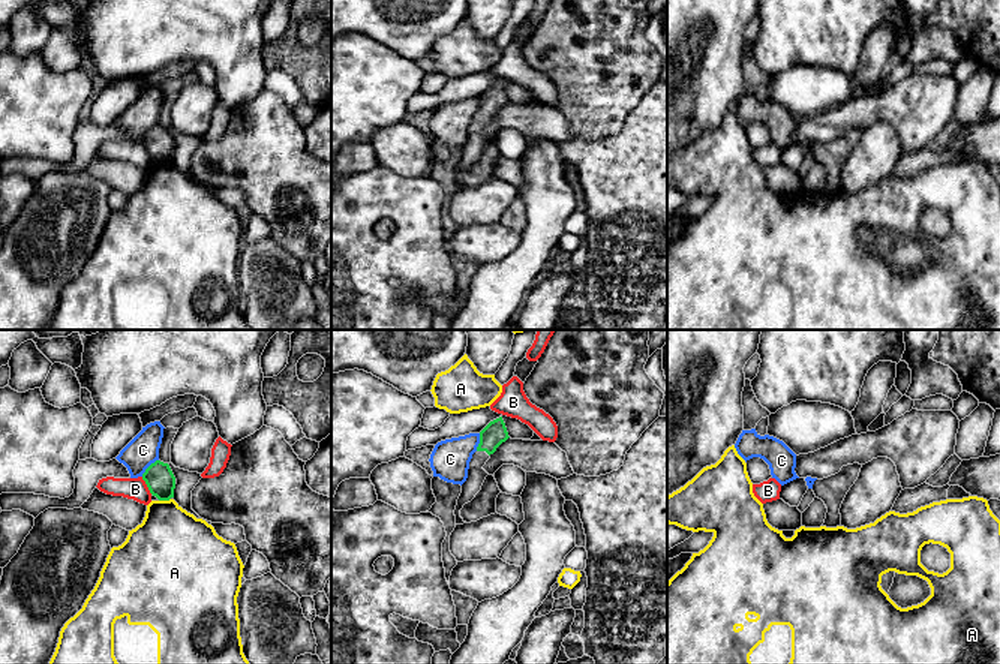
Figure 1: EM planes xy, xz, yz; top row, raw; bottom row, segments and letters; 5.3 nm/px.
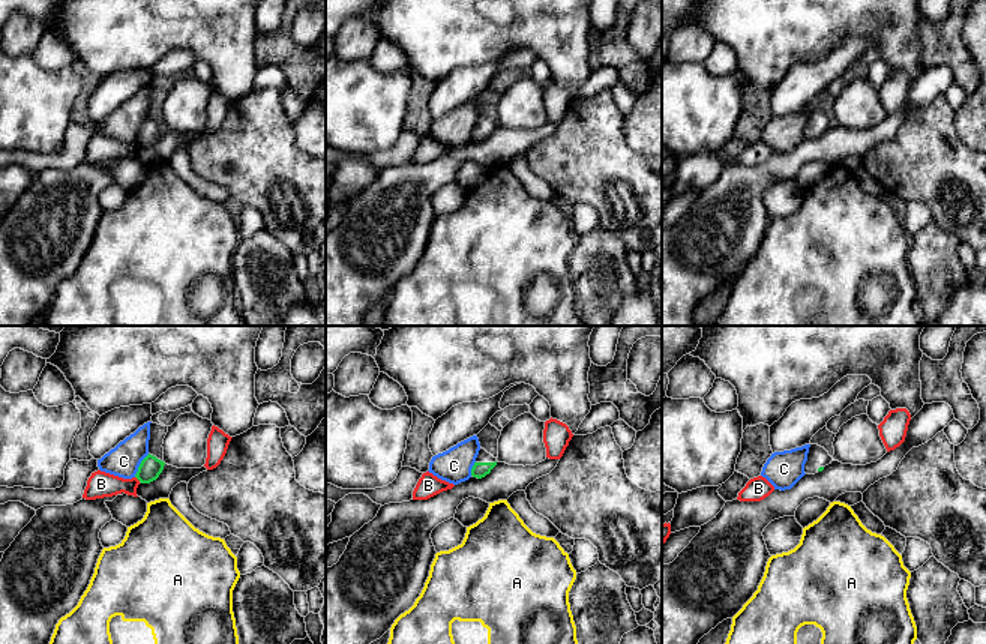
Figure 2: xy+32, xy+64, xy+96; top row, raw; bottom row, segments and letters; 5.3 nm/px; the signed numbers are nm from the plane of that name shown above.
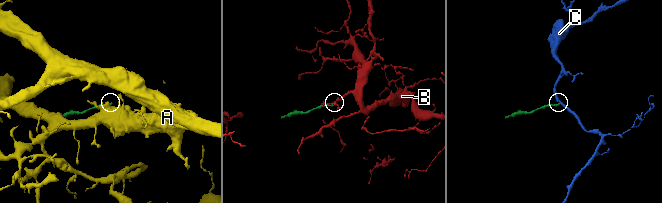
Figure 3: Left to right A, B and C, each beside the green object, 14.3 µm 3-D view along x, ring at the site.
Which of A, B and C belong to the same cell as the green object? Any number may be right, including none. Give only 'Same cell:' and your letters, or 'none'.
Same cell: none

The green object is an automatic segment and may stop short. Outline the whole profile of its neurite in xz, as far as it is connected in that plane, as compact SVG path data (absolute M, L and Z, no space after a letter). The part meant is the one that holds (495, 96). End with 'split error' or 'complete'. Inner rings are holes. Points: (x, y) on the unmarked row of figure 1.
M502 81L490 85L480 96L480 108L477 115L472 118L468 133L468 142L462 148L462 157L457 163L457 169L454 174L456 189L463 189L463 183L460 181L460 174L465 168L471 166L475 159L481 154L481 150L489 139L483 130L490 123L490 120L496 115L496 112L508 103L508 96Z; split error

